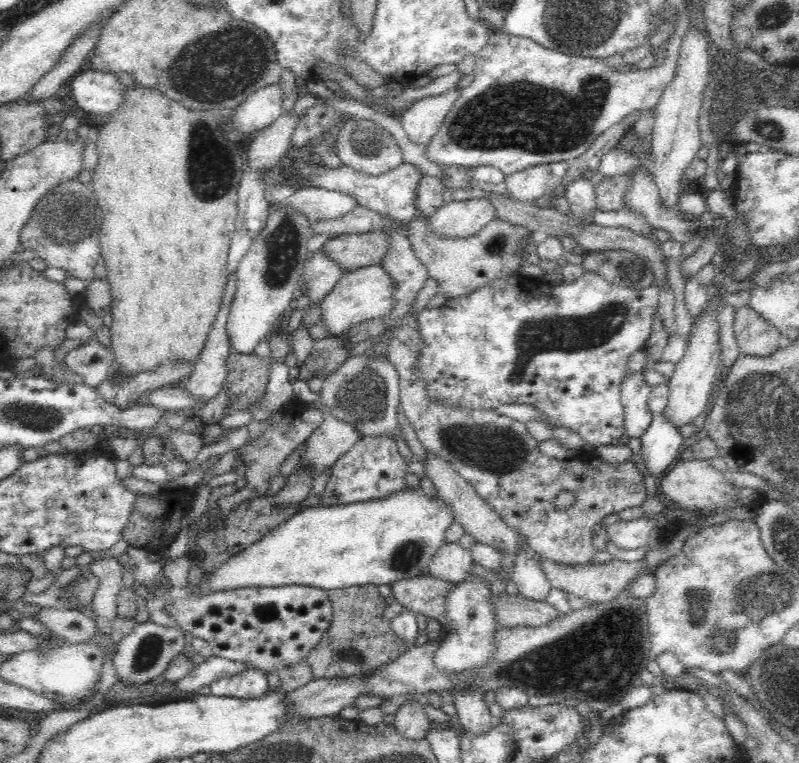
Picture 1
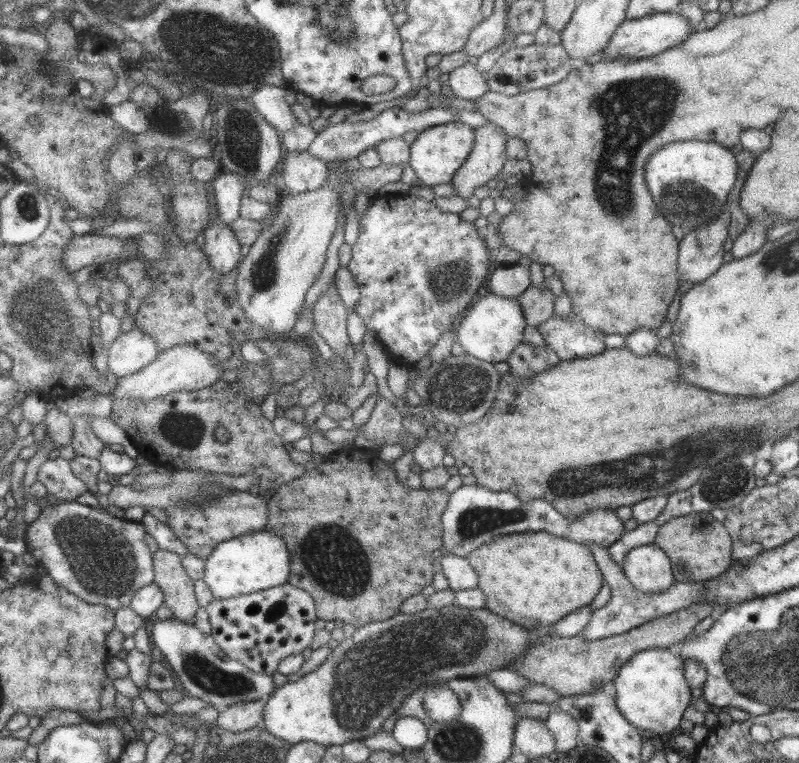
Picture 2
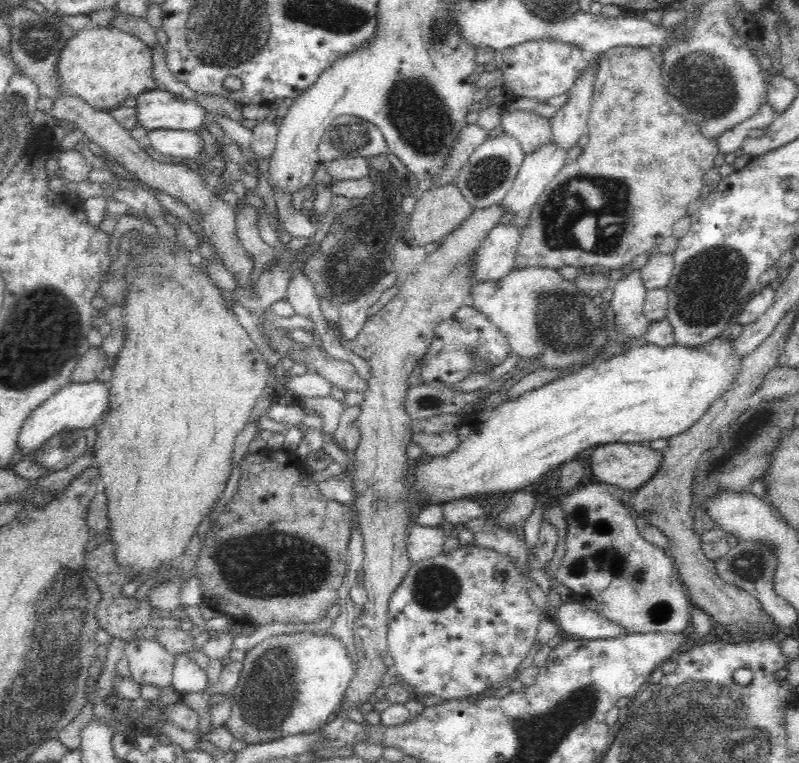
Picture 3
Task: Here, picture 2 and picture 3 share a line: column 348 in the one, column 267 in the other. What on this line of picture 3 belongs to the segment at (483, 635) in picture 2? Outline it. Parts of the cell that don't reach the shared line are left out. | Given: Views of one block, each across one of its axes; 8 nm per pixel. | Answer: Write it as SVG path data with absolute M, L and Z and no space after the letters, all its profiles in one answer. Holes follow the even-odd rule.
M330 631L268 636L244 654L226 726L248 745L321 730L332 720L354 672L349 652Z

